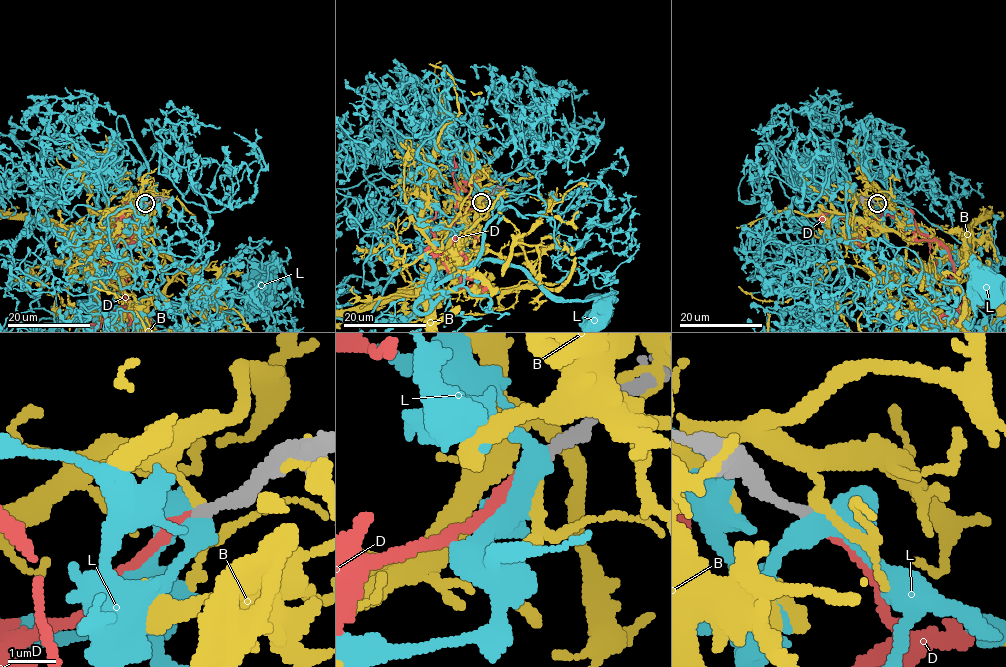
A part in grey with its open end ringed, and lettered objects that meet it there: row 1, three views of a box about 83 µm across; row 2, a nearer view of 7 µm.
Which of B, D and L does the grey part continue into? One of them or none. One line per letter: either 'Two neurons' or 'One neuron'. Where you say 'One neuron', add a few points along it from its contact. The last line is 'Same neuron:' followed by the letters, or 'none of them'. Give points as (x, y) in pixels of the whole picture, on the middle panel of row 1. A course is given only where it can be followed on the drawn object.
B: Two neurons
D: One neuron
L: Two neurons
Same neuron: D

